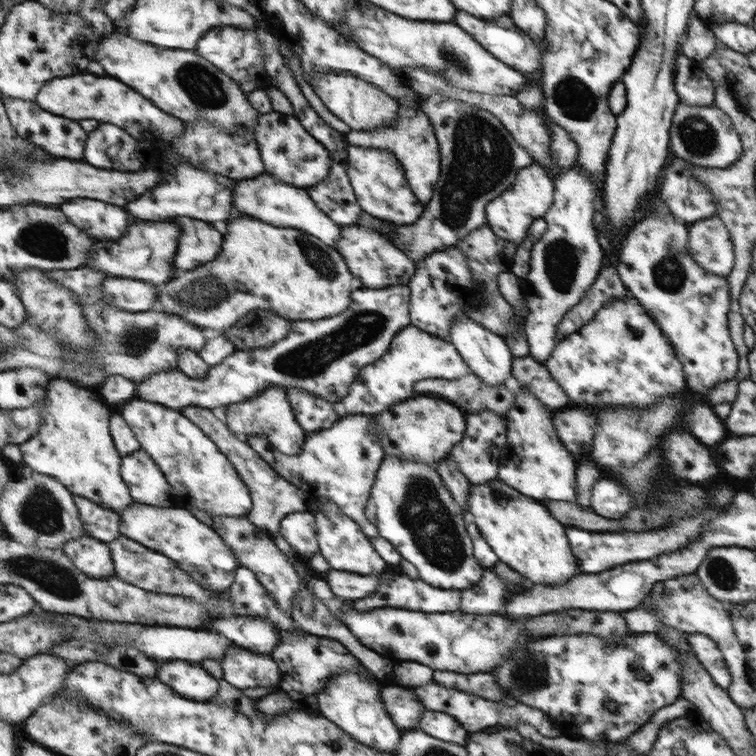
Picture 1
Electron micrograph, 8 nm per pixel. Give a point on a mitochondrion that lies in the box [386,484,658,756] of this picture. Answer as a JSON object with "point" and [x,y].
{"point":[533,673]}

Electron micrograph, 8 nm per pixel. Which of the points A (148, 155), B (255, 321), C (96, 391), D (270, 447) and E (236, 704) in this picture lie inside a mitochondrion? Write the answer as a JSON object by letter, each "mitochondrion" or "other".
{"A":"other","B":"other","C":"other","D":"other","E":"other"}

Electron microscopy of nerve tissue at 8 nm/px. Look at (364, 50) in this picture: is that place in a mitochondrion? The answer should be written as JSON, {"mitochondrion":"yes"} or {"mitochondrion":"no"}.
{"mitochondrion":"no"}

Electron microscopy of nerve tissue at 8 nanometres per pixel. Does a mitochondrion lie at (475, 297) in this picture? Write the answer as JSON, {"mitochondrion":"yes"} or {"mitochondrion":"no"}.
{"mitochondrion":"yes"}

